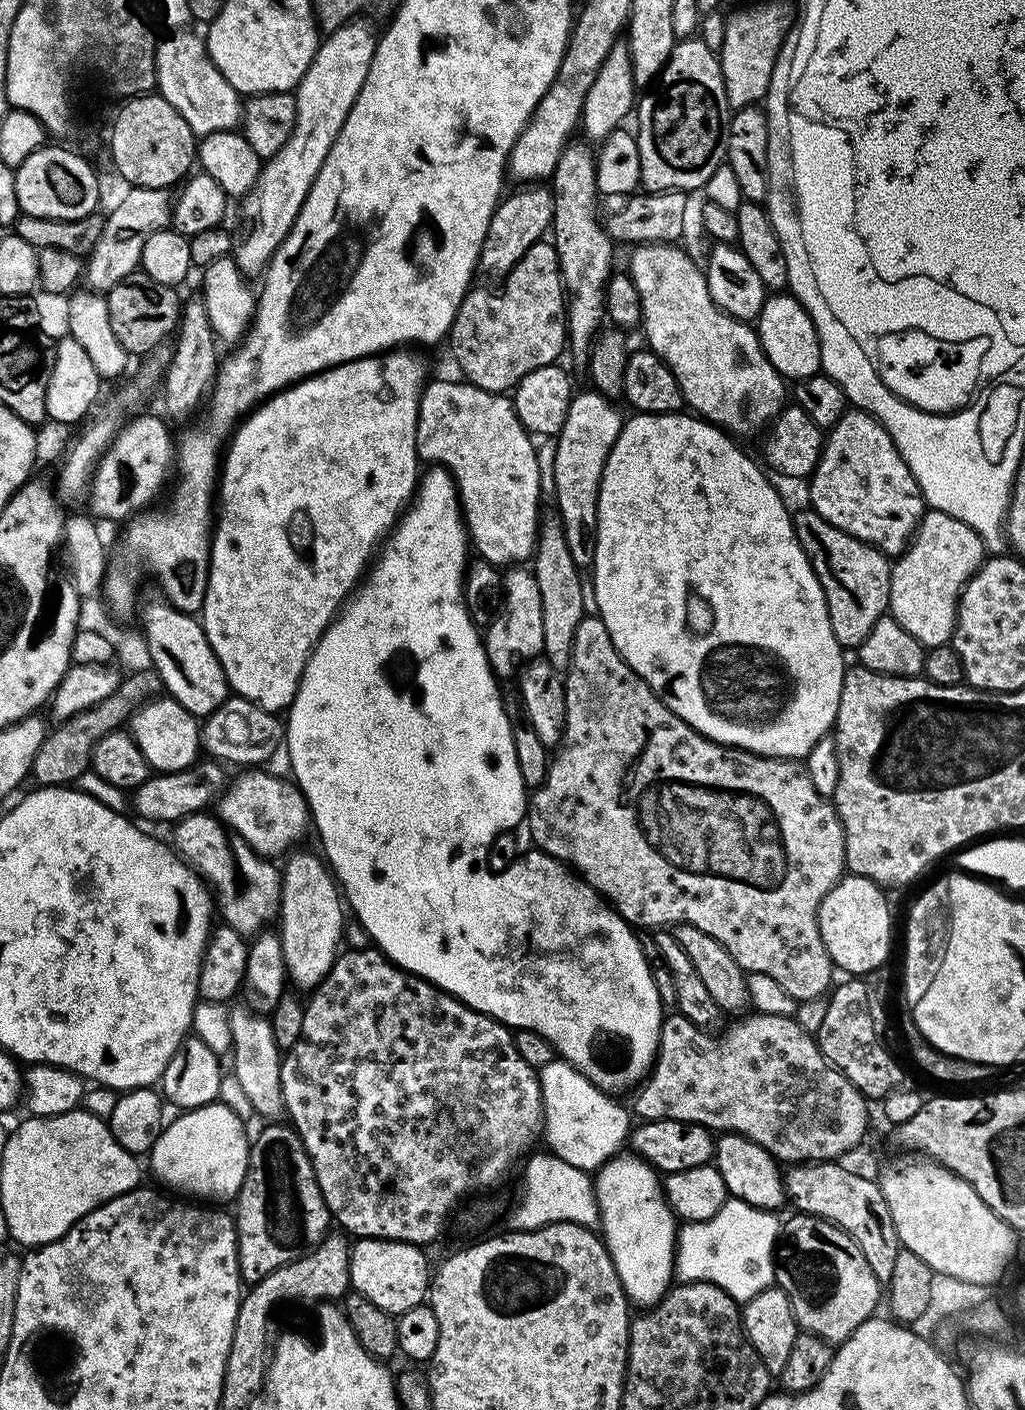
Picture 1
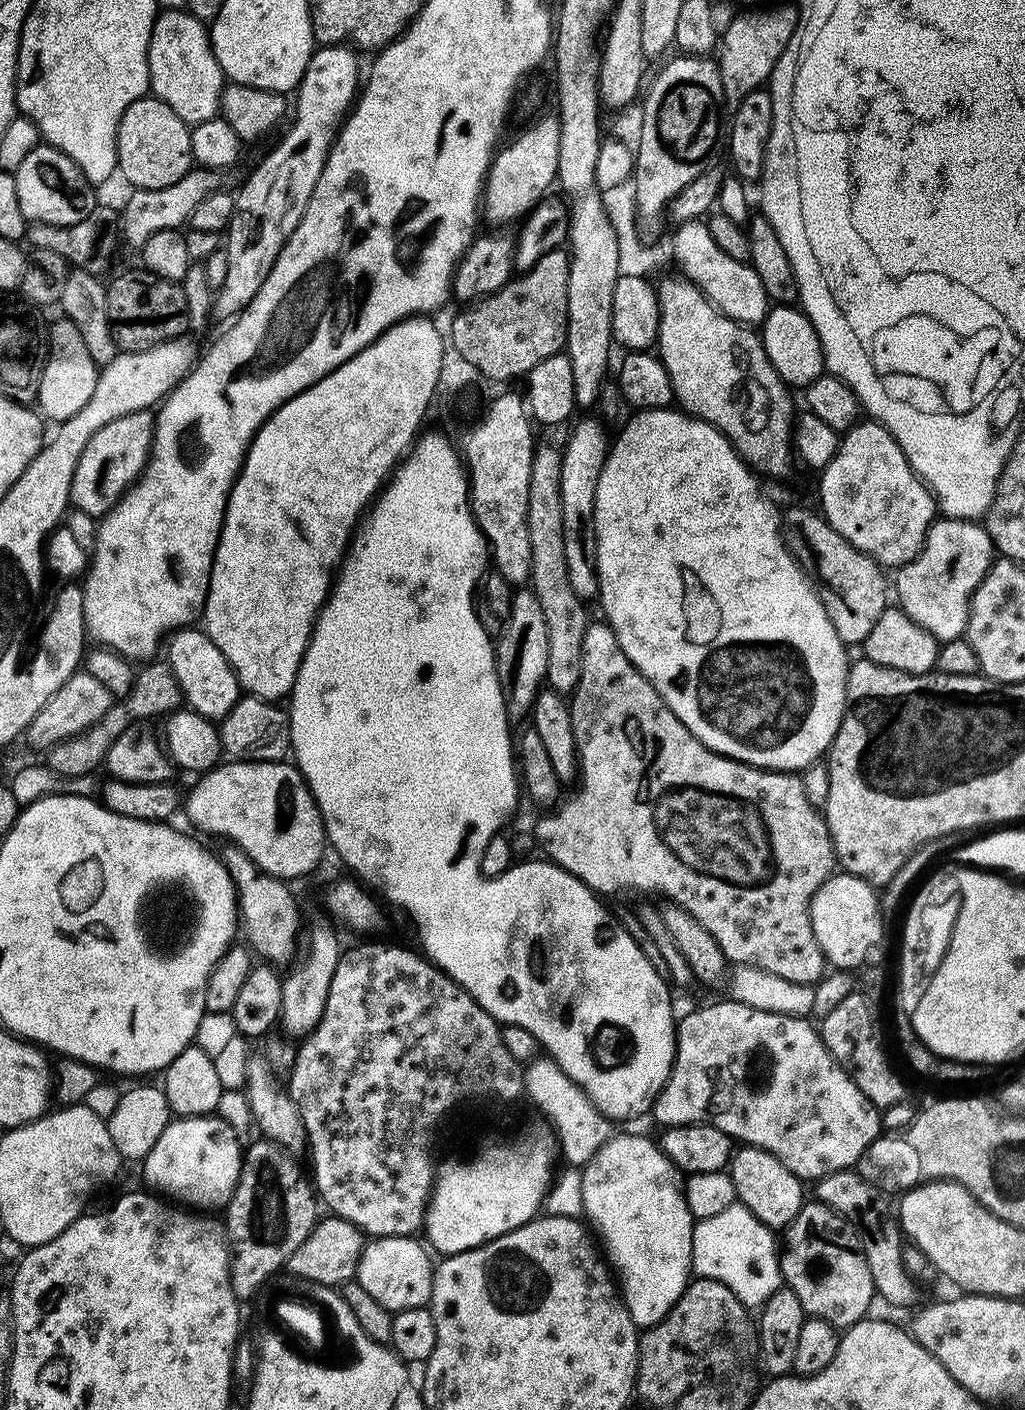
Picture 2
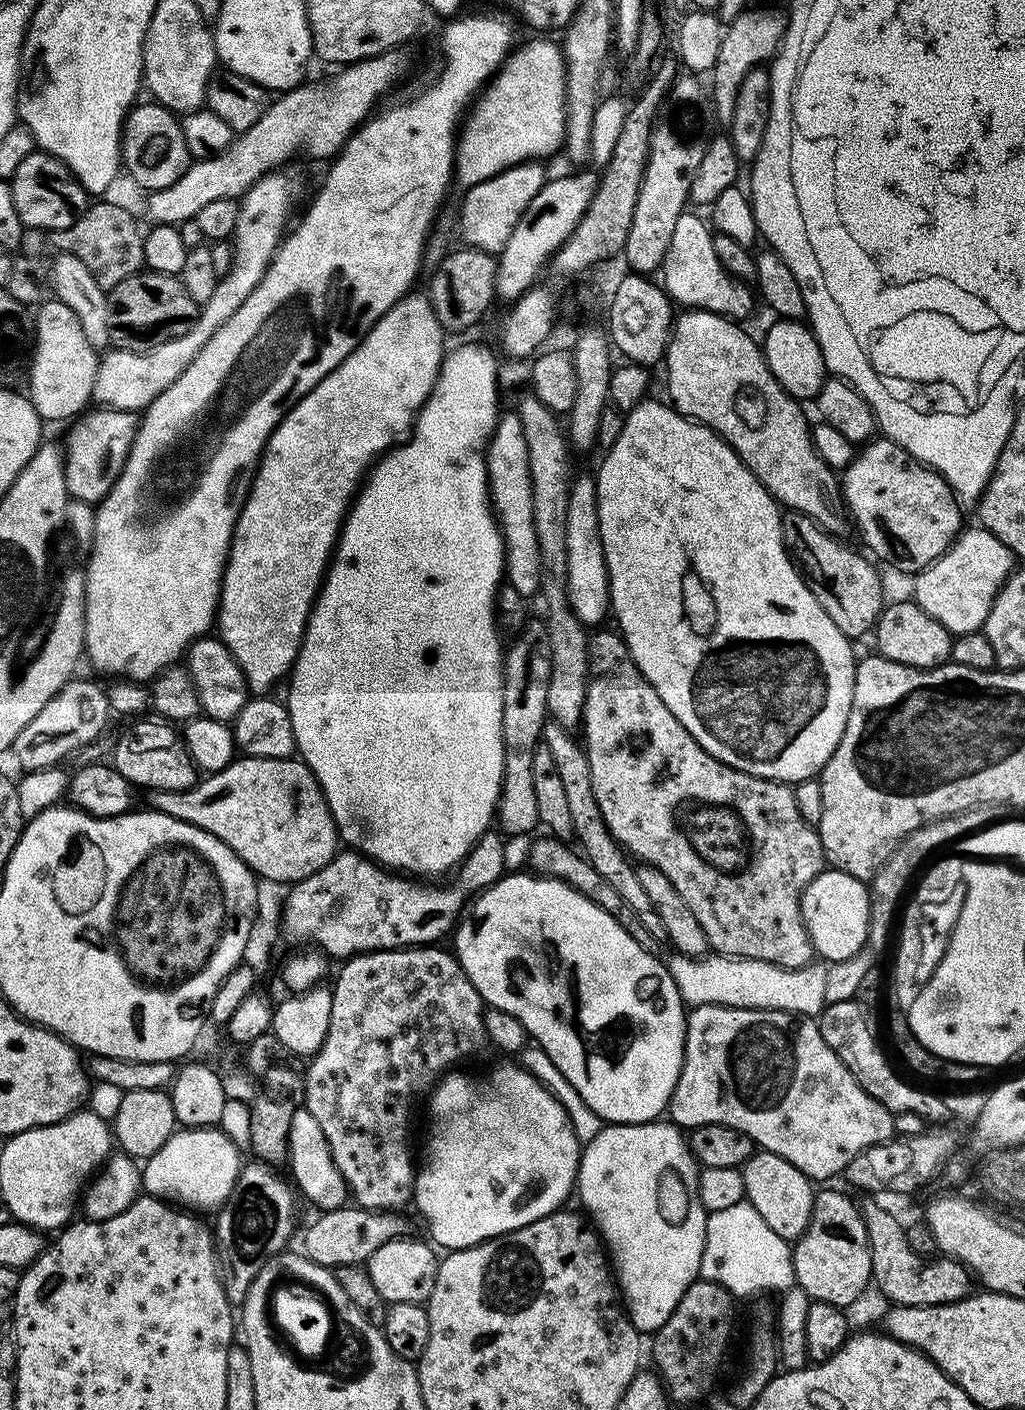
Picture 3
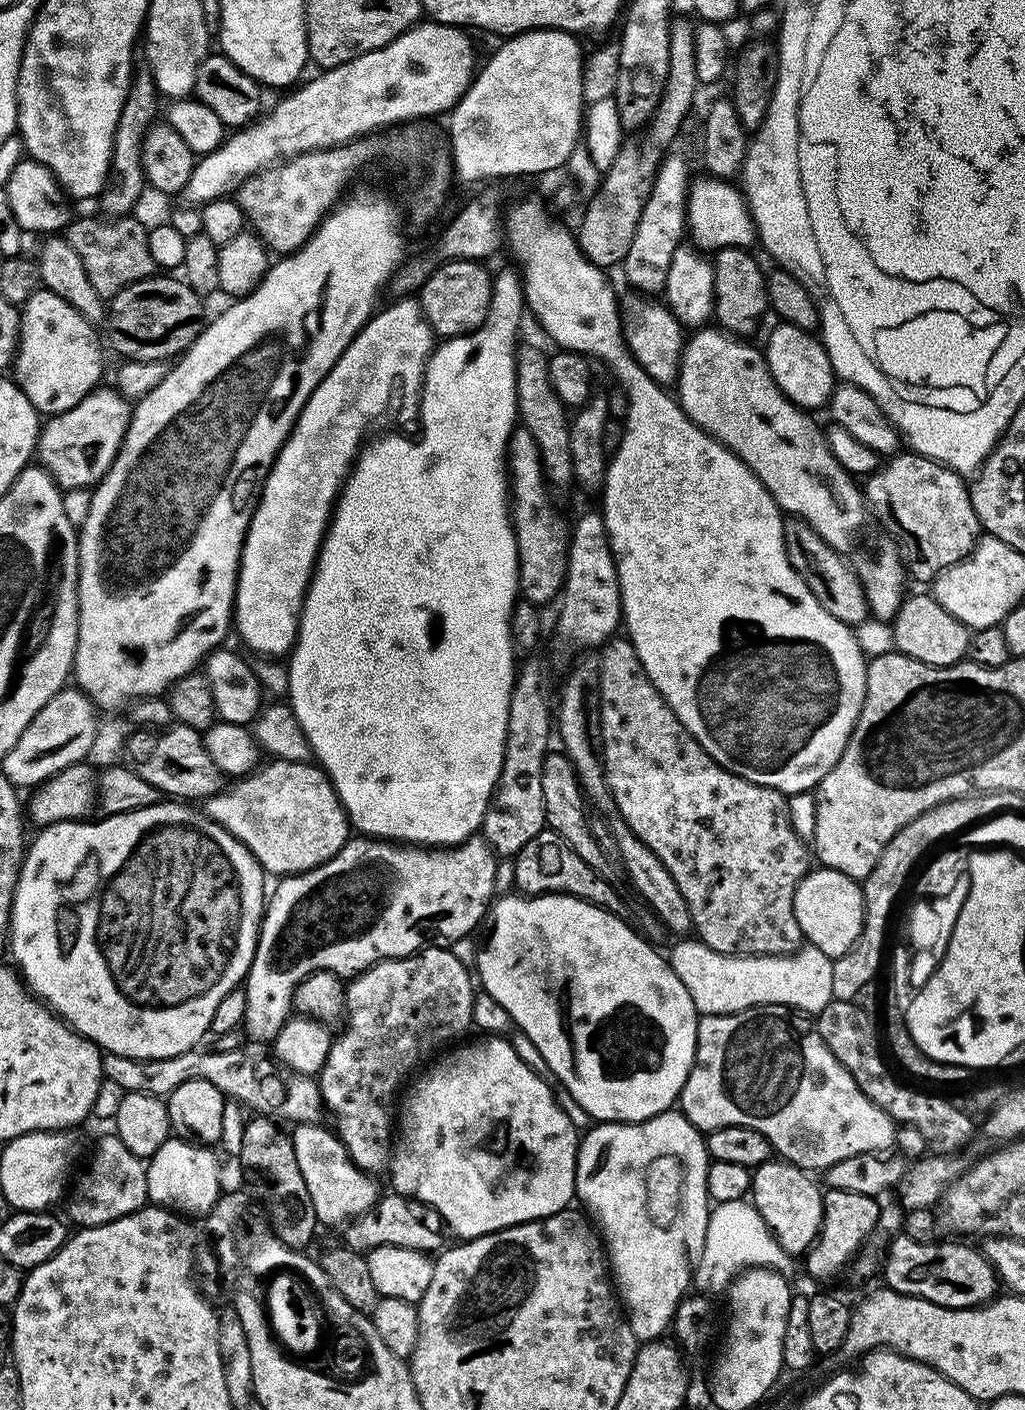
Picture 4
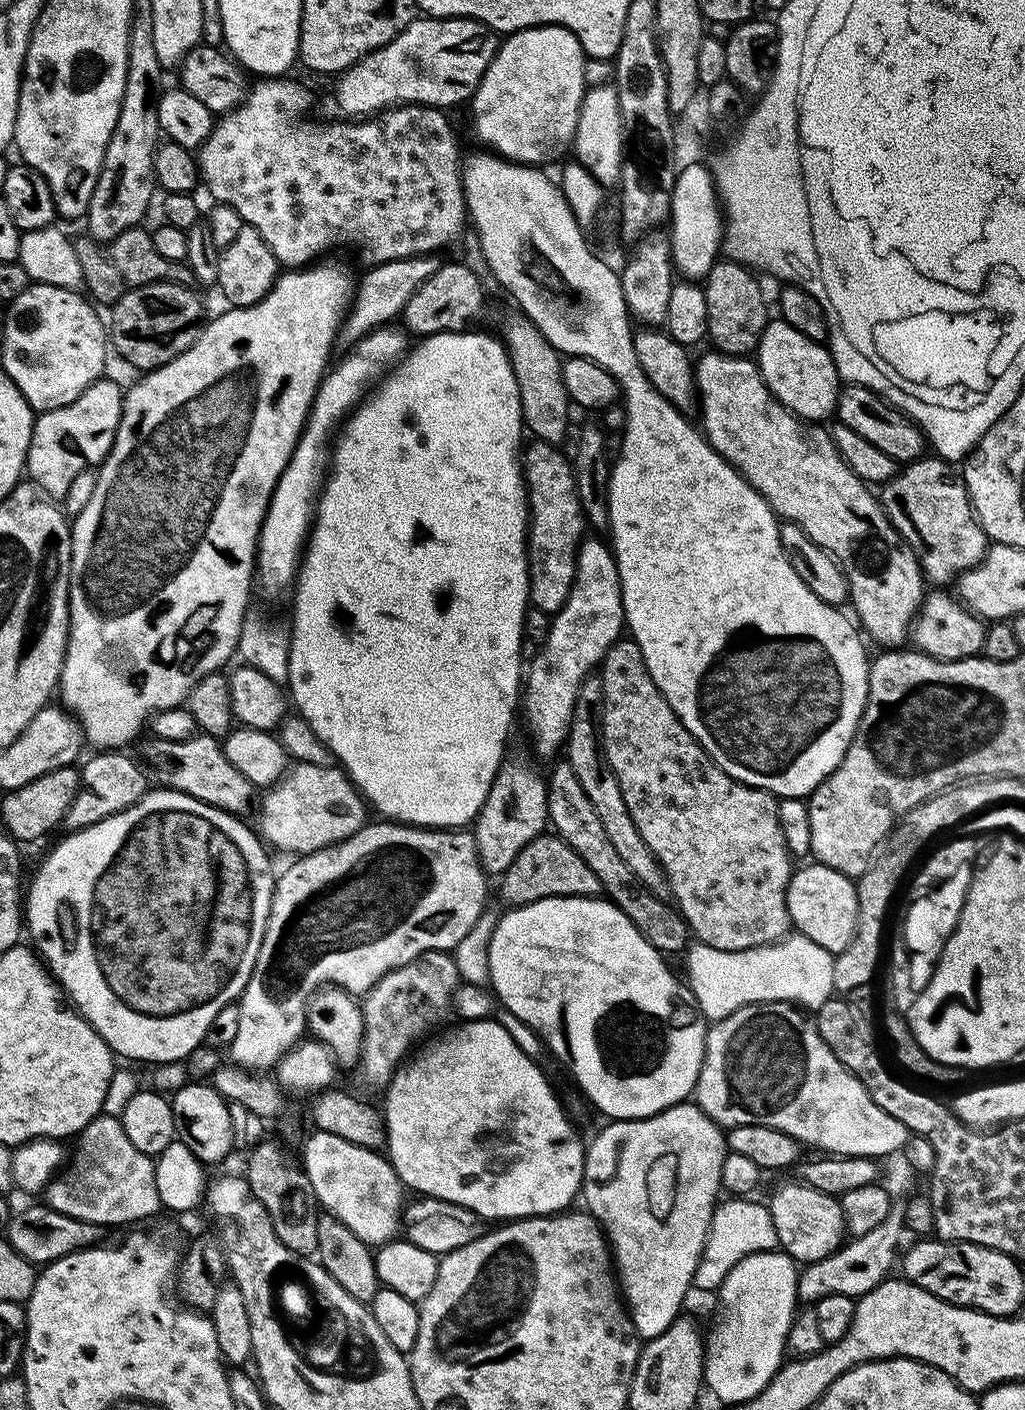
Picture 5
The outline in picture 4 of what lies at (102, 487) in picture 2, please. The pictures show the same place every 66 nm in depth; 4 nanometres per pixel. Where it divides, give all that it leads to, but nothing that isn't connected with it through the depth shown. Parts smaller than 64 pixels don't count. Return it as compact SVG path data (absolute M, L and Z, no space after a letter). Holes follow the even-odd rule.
M97 386L78 406L51 417L41 427L38 441L39 463L54 477L62 490L87 488L99 484L110 470L124 441L133 405L115 387Z

